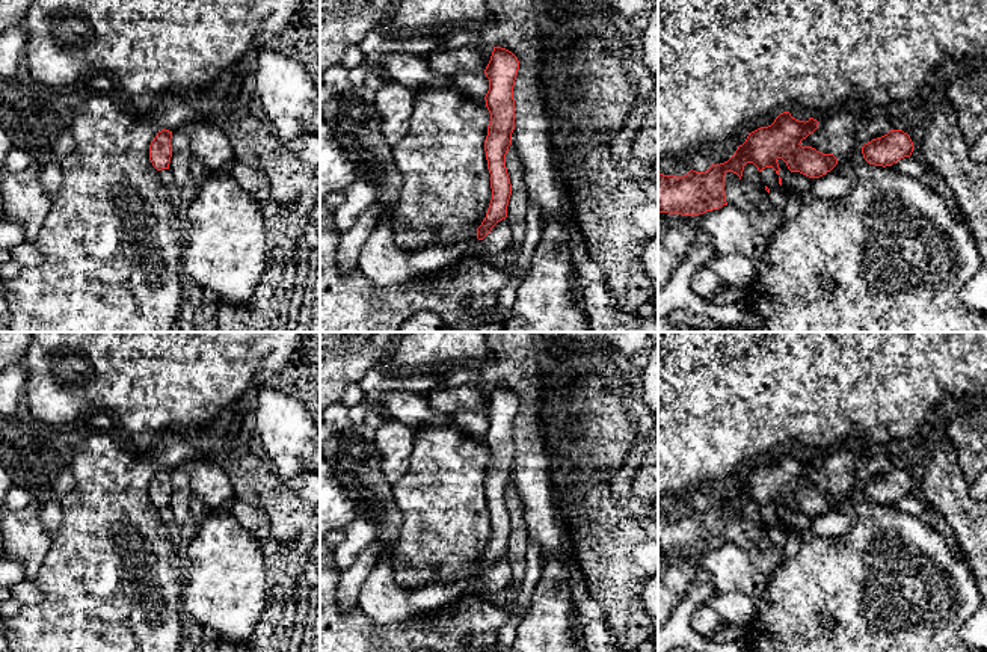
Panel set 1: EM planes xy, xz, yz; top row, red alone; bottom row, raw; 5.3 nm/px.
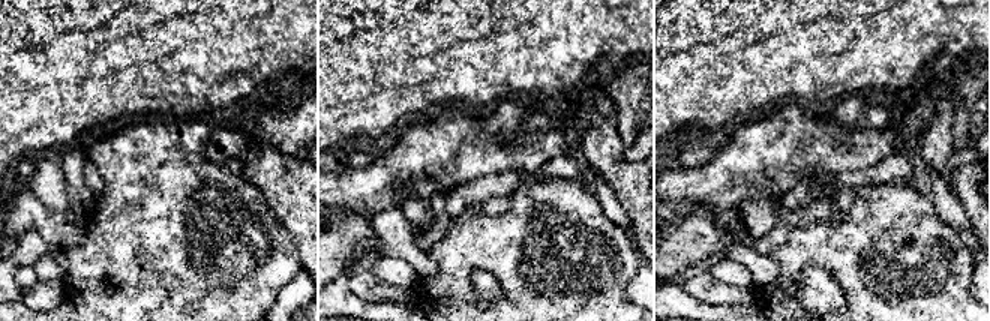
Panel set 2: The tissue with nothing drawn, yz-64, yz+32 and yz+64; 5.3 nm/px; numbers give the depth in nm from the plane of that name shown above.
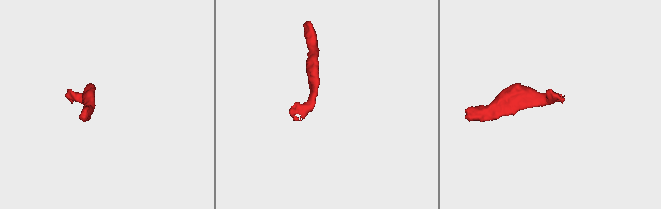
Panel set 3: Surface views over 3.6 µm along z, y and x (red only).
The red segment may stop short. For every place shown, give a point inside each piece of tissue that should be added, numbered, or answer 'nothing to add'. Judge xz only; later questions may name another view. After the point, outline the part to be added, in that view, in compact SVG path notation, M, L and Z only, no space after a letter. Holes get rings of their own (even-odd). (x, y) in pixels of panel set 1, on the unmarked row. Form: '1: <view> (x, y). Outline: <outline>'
nothing to add

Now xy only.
nothing to add

